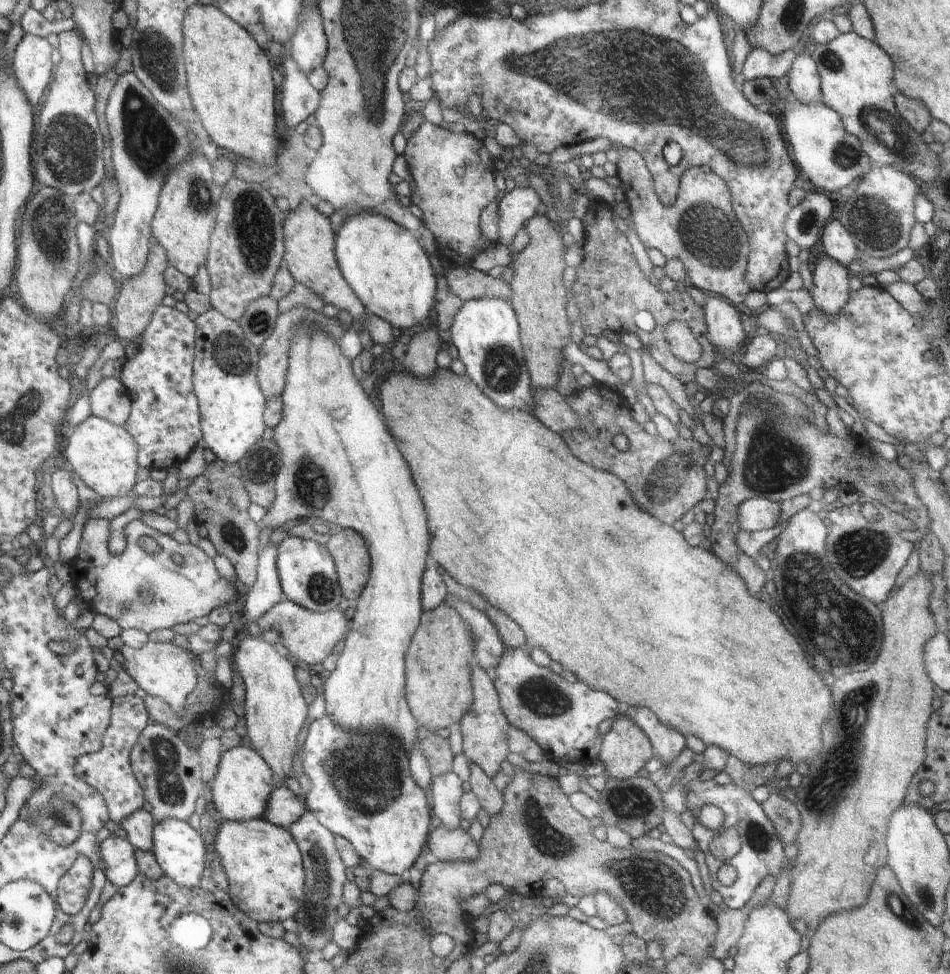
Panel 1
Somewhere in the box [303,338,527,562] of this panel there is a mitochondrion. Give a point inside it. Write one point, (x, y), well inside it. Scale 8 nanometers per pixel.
(501, 368)

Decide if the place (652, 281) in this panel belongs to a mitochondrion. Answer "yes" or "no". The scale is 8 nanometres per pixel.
no

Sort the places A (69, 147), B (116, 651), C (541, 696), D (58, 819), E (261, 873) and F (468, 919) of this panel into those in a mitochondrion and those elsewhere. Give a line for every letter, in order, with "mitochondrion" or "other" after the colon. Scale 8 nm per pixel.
A: mitochondrion
B: other
C: mitochondrion
D: mitochondrion
E: other
F: other

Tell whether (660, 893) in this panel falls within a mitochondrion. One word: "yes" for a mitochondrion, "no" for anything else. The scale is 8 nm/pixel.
yes

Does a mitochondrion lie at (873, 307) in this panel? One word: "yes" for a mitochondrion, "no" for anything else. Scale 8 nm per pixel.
no

